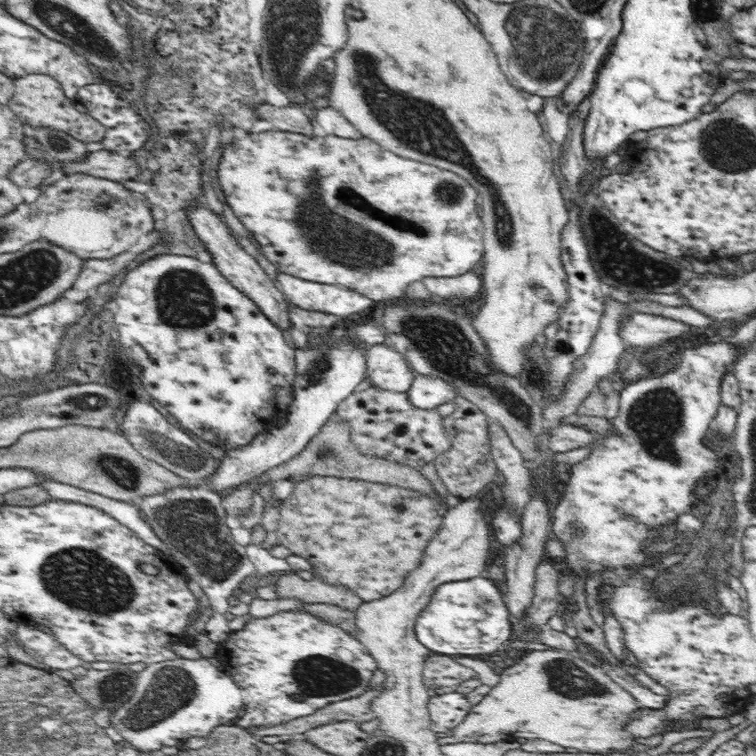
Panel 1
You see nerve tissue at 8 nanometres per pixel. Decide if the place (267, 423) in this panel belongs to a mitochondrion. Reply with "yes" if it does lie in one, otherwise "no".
no

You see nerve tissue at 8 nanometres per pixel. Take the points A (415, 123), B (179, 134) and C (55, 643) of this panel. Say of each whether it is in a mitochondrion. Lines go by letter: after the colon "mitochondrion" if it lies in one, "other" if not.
A: mitochondrion
B: other
C: other

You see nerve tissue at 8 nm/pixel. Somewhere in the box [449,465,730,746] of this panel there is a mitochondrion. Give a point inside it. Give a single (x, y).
(567, 678)

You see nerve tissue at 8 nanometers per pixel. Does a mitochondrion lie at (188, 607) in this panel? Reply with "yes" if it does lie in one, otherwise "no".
no

